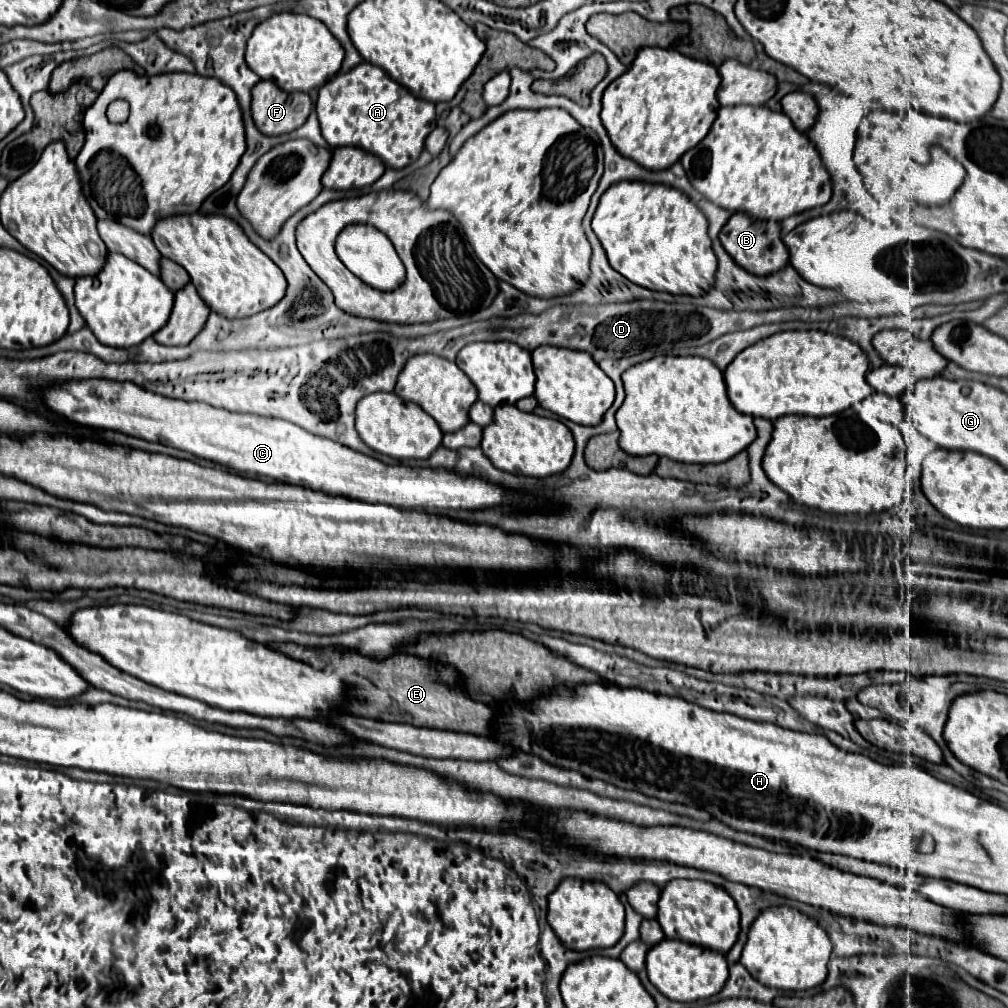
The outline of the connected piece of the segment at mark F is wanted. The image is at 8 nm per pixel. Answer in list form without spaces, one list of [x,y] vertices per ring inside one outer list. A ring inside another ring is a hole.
[[[260,80],[252,88],[252,116],[266,136],[280,136],[300,128],[312,112],[306,92],[284,92],[270,80]]]

